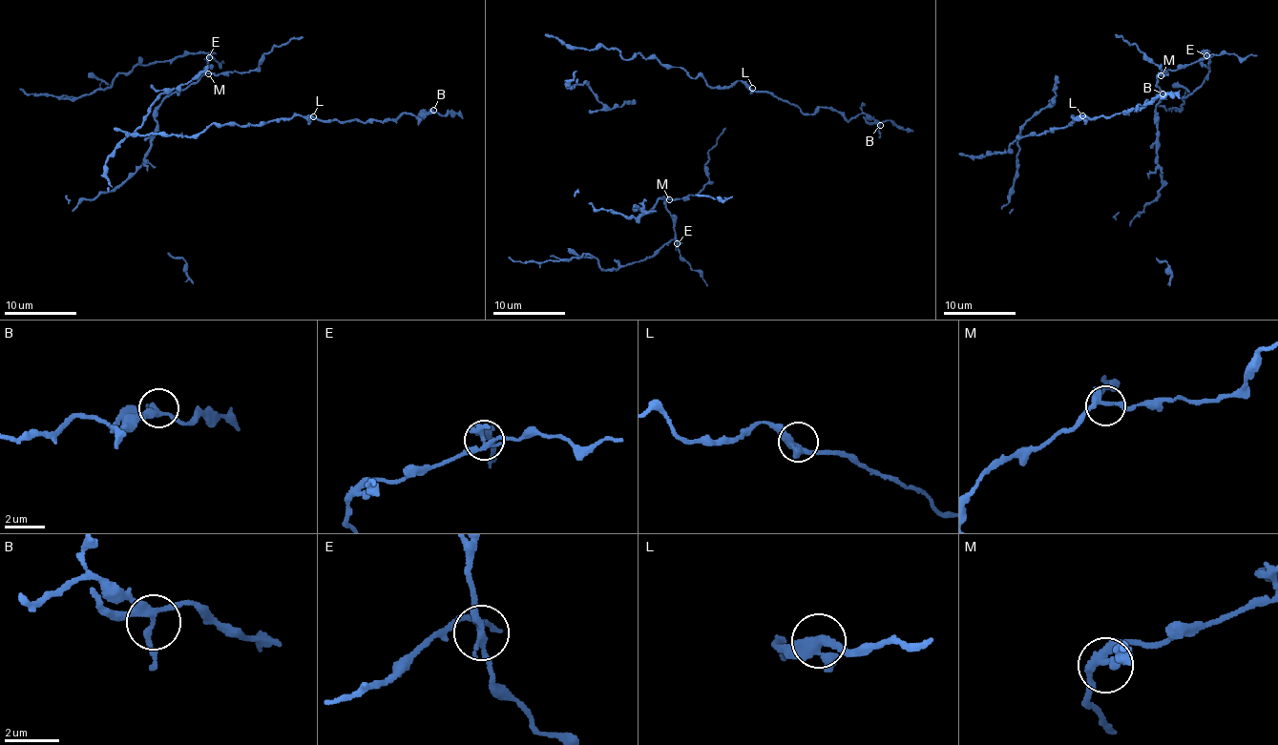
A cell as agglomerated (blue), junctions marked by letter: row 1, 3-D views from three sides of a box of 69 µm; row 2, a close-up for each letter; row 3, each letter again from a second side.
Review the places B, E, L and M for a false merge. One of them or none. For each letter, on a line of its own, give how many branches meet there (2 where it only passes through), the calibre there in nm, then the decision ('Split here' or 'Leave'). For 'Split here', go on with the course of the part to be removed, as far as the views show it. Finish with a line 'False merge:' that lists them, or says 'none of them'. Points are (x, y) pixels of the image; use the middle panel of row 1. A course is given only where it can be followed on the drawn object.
B: Branches: 4. Thickness 240 nm. Leave
E: Branches: 4. Thickness 240 nm. Split here. Course of the part to remove: (677, 243), (670, 239), (647, 258), (611, 270), (584, 254), (570, 259), (516, 261), (508, 257)
L: Branches: 3. Thickness 280 nm. Leave
M: Branches: 3. Thickness 240 nm. Leave
False merge: E

